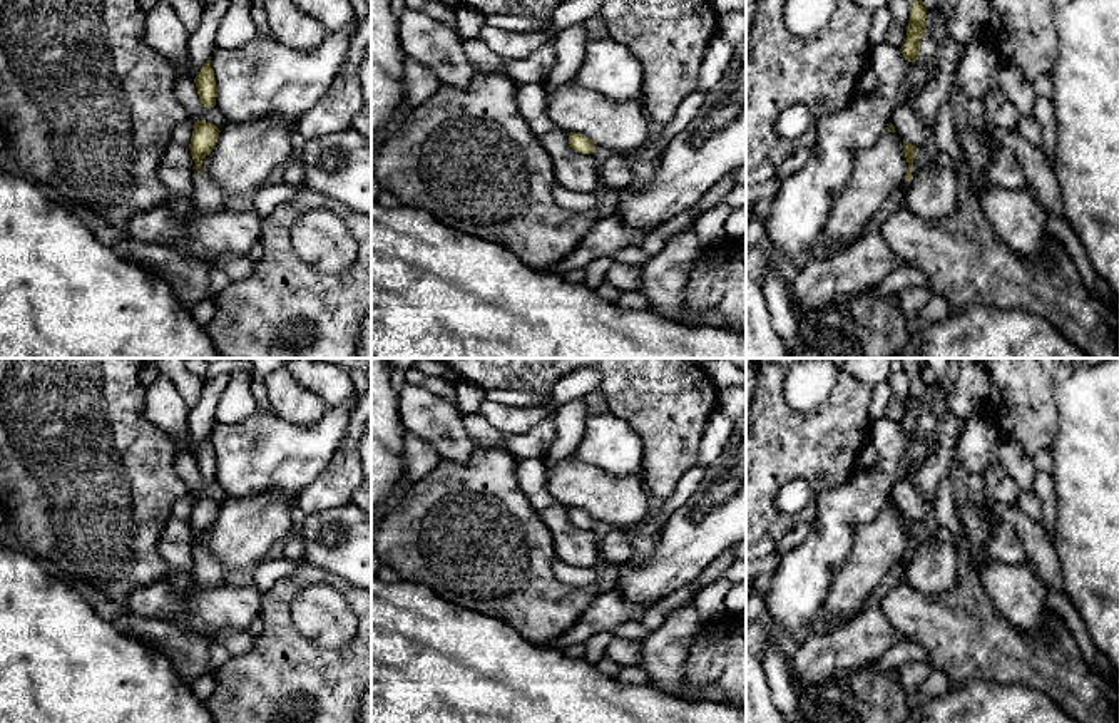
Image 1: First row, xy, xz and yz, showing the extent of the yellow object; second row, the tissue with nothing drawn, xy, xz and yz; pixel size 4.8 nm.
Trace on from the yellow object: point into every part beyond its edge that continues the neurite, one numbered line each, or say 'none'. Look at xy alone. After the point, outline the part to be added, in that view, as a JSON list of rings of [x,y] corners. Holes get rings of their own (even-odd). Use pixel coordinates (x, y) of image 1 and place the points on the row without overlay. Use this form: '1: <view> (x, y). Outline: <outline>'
none

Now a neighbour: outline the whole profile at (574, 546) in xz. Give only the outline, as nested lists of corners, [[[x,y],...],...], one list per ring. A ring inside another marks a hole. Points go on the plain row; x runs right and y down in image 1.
[[[520,459],[517,480],[530,505],[552,532],[557,562],[594,571],[602,561],[600,539],[592,529],[575,527],[569,519],[569,507],[550,495],[545,459]]]

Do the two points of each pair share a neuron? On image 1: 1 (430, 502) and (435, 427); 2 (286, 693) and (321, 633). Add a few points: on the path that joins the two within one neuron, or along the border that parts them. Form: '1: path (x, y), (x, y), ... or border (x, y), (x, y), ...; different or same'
1: border (475, 446), (465, 462), (444, 459); different
2: border (301, 635), (323, 648), (340, 648), (353, 638); different

